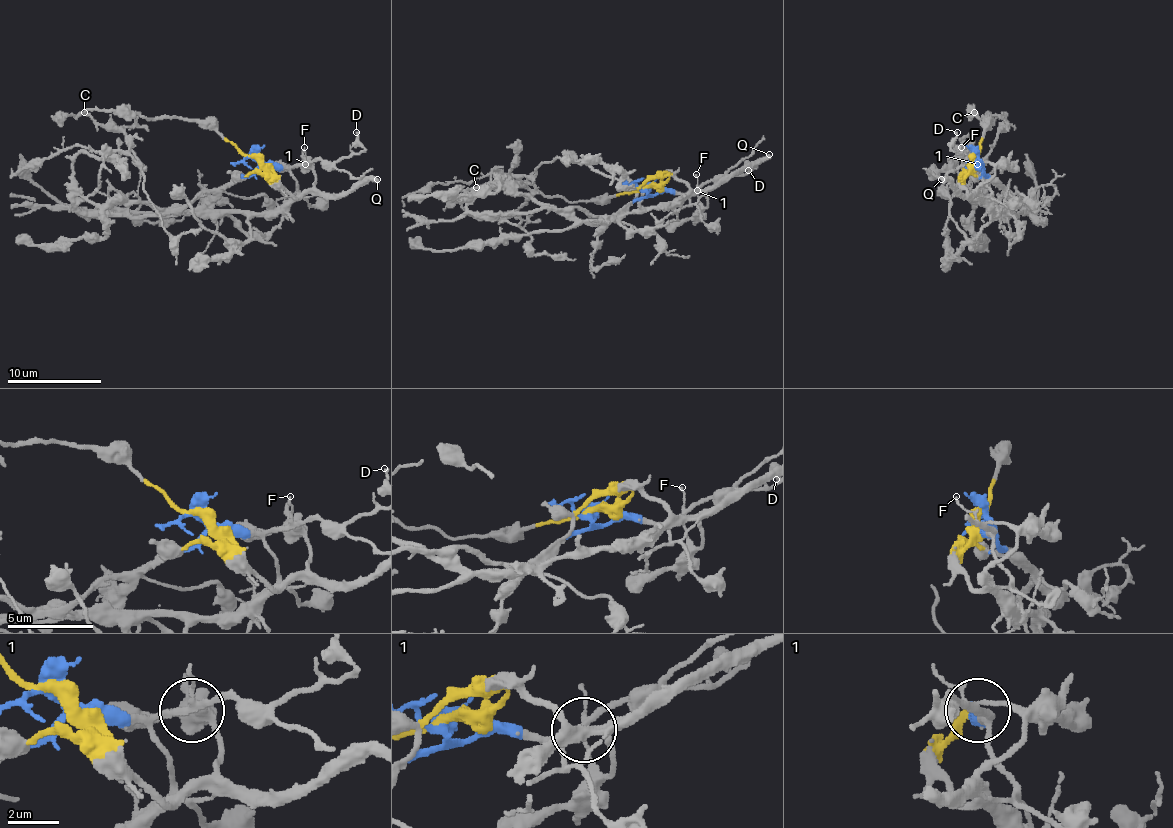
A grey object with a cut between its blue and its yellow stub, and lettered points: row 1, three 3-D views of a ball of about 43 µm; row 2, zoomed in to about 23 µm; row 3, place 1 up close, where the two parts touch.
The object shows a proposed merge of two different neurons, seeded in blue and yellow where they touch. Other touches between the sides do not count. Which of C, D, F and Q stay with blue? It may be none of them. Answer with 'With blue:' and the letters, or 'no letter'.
With blue: D

